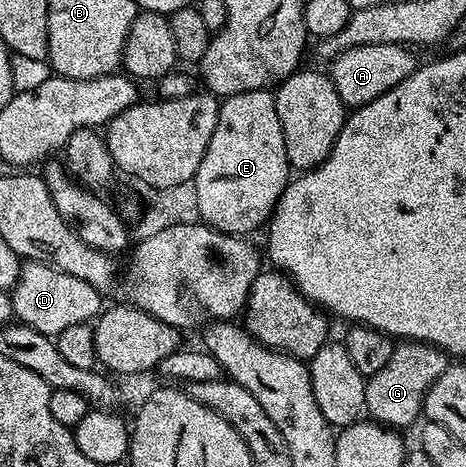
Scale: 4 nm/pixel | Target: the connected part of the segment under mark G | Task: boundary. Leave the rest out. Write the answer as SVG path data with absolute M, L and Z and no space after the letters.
M401 341L393 345L390 360L379 372L367 375L364 383L364 408L367 417L381 426L401 428L408 426L424 413L424 397L428 390L446 372L449 355L426 342Z

